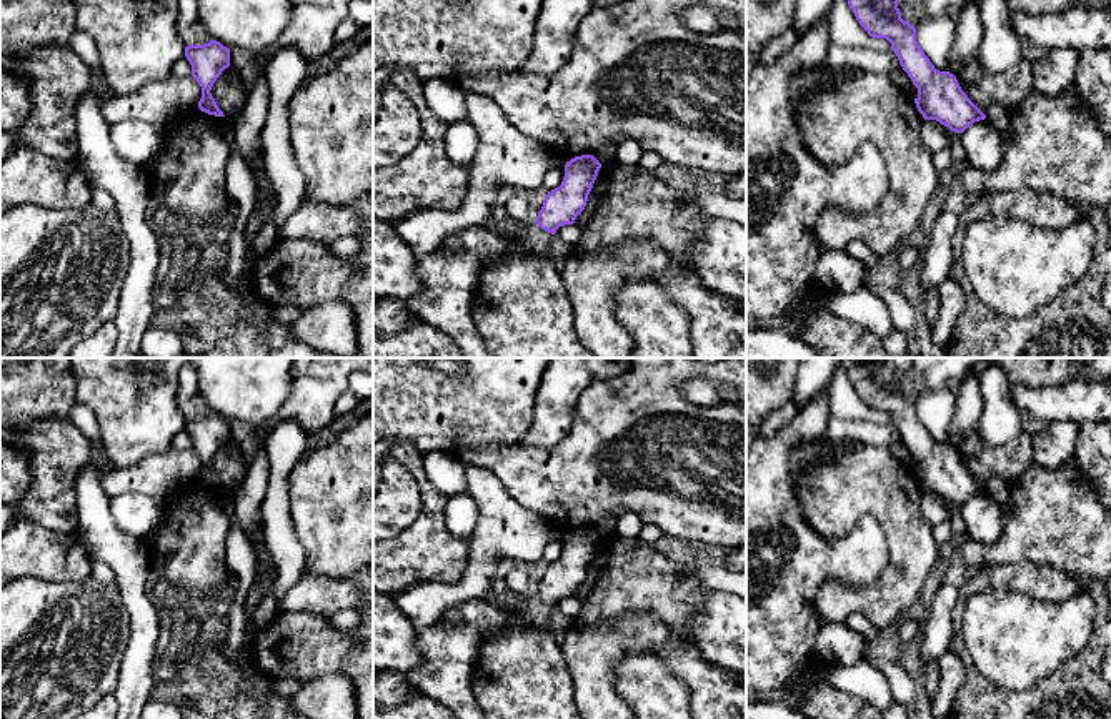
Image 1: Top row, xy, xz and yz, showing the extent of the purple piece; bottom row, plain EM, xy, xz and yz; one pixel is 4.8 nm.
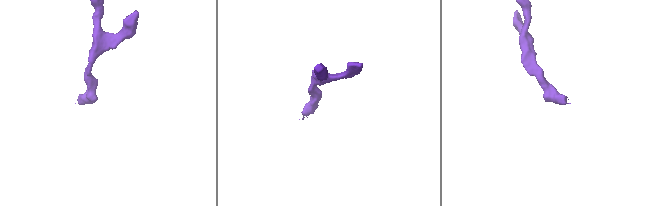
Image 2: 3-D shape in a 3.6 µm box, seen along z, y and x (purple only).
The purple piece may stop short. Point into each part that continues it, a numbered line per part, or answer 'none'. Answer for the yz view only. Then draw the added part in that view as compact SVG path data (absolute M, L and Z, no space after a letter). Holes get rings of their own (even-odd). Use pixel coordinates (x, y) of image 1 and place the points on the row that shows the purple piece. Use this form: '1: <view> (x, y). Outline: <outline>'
none

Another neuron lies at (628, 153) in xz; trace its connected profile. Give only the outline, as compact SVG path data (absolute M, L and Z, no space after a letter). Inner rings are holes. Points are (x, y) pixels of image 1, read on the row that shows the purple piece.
M623 140L616 146L616 153L613 161L625 166L633 166L640 163L640 158L643 155L643 150L638 143L633 140Z

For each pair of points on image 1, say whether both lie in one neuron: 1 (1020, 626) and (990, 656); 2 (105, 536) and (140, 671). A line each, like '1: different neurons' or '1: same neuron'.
1: same neuron
2: same neuron

